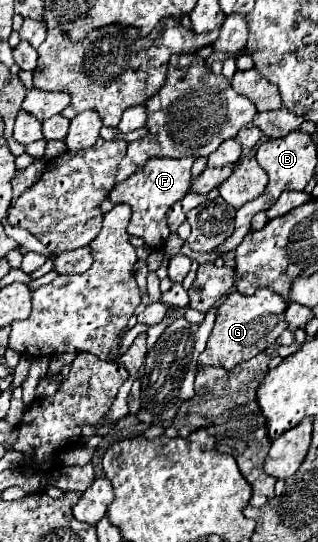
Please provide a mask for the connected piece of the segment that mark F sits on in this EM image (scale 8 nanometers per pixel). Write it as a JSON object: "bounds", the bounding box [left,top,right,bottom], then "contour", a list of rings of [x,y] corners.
{"bounds":[109,158,195,250],"contour":[[[151,158],[141,172],[135,172],[125,182],[117,184],[113,192],[109,194],[109,200],[113,204],[129,204],[131,206],[131,222],[127,226],[127,232],[133,236],[139,236],[145,240],[145,244],[153,250],[159,250],[165,246],[169,238],[169,226],[167,226],[167,210],[181,200],[191,186],[191,166],[195,158]]]}

